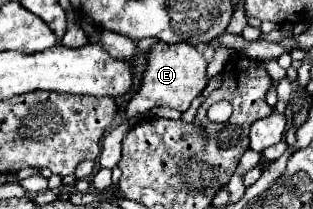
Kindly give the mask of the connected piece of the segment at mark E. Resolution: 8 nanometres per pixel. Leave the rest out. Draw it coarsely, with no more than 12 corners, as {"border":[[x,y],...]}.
{"border":[[156,43],[128,119],[154,107],[184,113],[206,87],[192,45]]}

